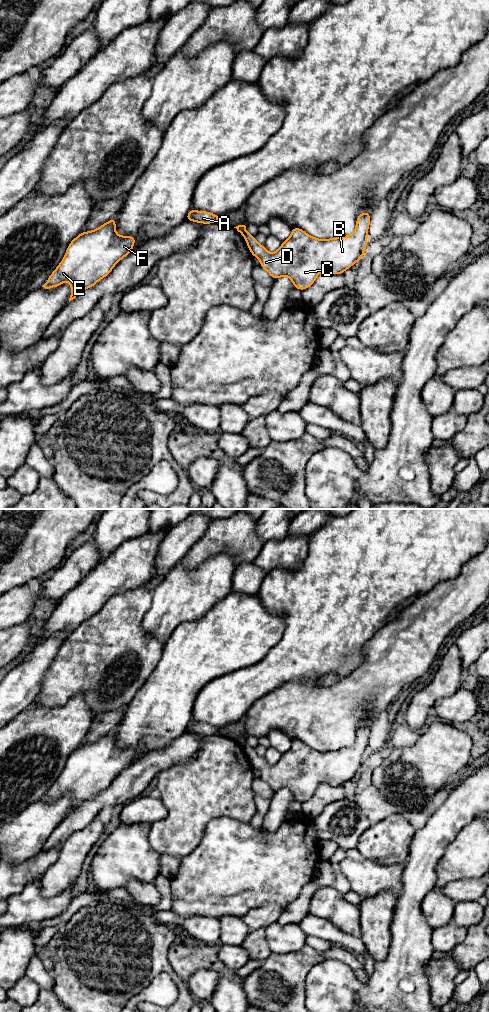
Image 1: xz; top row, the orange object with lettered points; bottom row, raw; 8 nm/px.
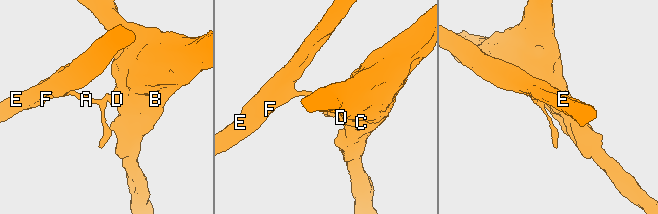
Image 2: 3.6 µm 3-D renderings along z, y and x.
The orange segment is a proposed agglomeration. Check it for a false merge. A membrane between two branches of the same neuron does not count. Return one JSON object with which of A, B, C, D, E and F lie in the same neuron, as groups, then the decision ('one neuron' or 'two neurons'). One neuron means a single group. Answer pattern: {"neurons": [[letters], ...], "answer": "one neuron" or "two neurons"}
{"neurons": [["A", "E", "F"], ["B", "C", "D"]], "answer": "two neurons"}

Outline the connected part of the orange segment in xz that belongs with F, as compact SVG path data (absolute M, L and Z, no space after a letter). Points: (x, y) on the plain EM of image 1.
M114 729L97 741L81 744L70 754L63 772L42 799L50 801L70 794L70 814L106 789L136 754L134 748L118 747L115 739Z

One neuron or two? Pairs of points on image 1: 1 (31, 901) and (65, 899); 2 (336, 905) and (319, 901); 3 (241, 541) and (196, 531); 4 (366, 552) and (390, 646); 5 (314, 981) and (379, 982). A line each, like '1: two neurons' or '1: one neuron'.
1: one neuron
2: one neuron
3: two neurons
4: two neurons
5: one neuron

